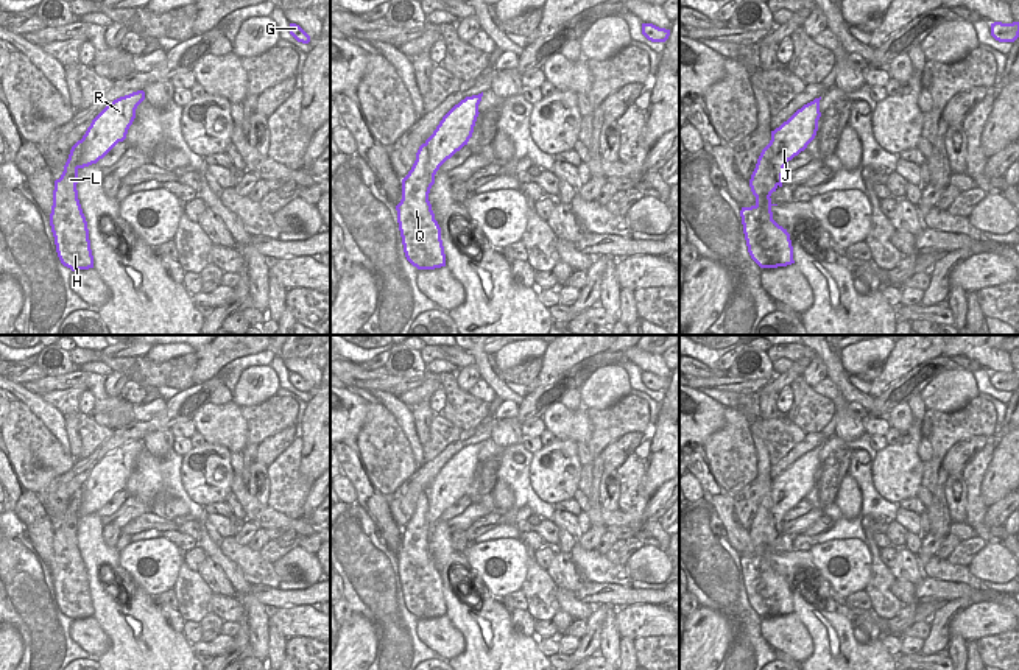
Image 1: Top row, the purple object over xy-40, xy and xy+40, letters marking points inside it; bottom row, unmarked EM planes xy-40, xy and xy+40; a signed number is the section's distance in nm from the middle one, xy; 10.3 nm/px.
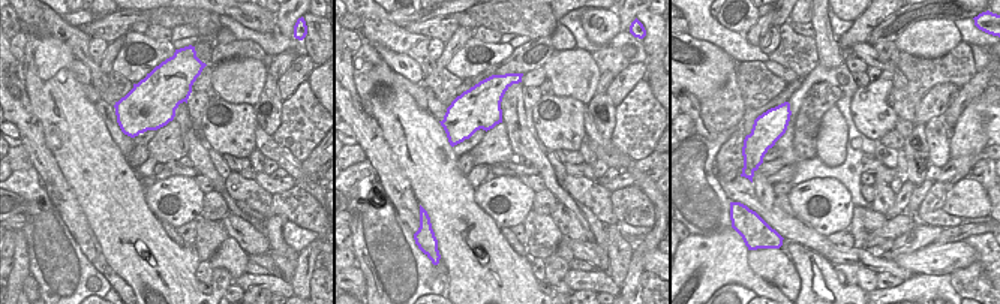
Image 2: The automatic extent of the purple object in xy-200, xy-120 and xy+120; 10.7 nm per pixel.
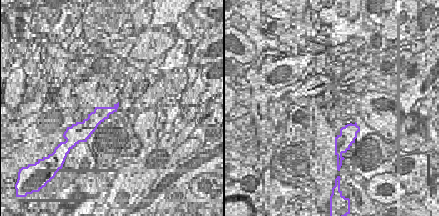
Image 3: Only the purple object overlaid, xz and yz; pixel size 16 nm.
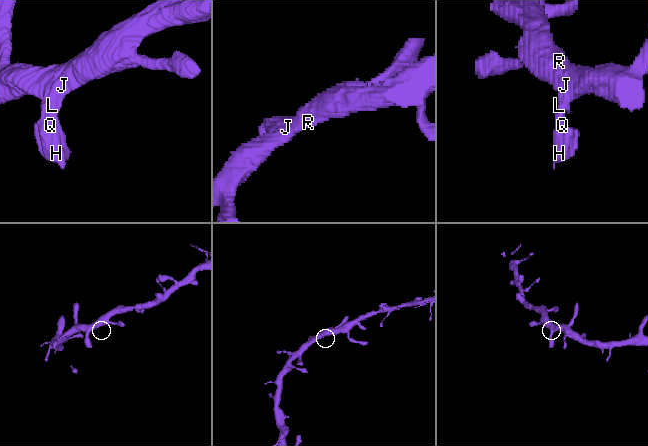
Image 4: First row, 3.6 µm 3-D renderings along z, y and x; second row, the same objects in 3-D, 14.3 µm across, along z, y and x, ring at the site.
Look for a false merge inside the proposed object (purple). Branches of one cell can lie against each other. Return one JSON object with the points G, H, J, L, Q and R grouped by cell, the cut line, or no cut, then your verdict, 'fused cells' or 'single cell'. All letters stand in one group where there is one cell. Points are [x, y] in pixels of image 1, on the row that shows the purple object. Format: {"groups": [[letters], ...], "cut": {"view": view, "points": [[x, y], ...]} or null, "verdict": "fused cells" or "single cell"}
{"groups": [["G", "J", "R"], ["H", "L", "Q"]], "cut": {"view": "xy", "points": [[424, 144], [430, 187]]}, "verdict": "fused cells"}

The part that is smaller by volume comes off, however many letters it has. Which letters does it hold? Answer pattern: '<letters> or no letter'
H, L, Q.

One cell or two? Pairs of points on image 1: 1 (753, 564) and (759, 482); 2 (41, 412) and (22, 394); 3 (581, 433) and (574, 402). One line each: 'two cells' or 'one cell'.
1: one cell
2: one cell
3: two cells

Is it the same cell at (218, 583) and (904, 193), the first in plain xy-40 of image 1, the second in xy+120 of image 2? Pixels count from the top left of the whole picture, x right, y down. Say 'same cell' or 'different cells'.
different cells

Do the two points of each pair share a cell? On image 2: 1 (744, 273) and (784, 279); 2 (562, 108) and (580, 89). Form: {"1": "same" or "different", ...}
{"1": "different", "2": "different"}

